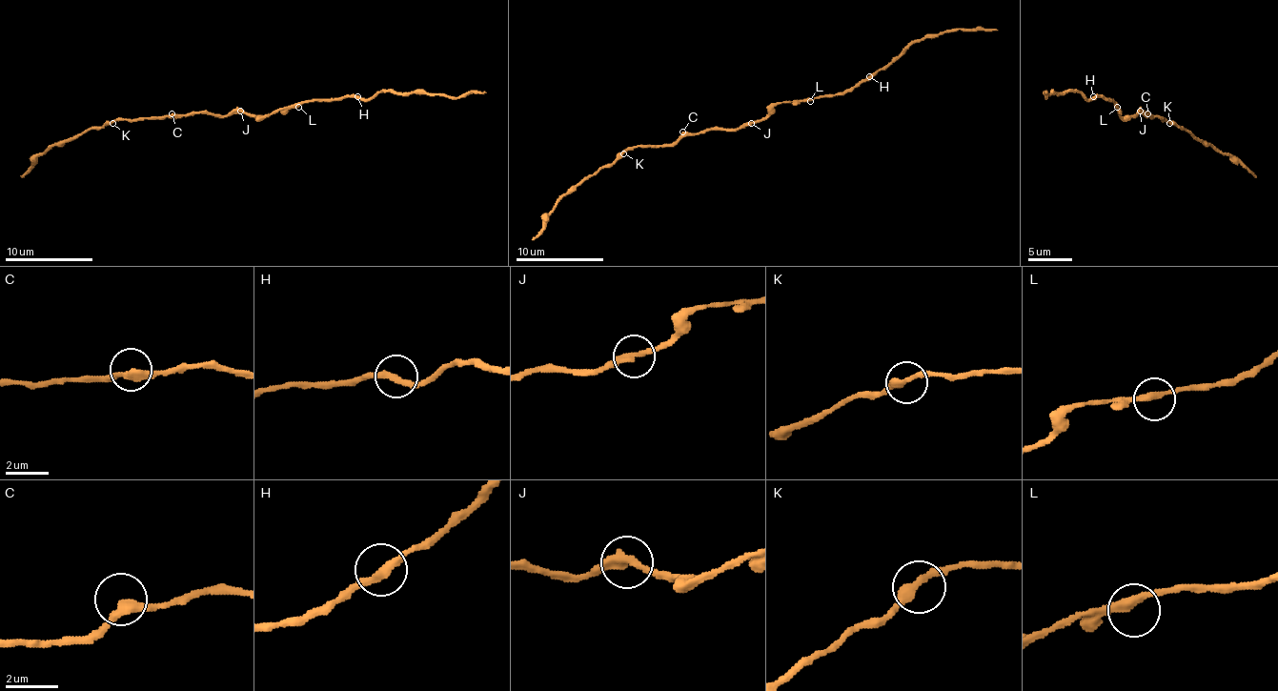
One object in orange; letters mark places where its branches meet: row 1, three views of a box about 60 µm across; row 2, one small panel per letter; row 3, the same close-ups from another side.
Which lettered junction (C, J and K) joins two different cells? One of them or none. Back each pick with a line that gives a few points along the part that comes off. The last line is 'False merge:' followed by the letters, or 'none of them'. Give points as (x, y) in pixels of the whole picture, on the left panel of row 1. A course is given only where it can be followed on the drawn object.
False merge: none of them

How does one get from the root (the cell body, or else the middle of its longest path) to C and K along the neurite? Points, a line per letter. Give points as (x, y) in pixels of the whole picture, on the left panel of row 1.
C: (241, 111), (224, 116), (172, 113)
K: (241, 111), (224, 116), (169, 113), (158, 118), (112, 123)

